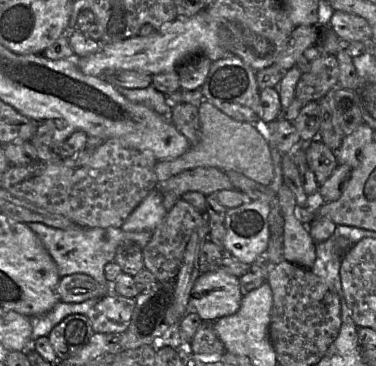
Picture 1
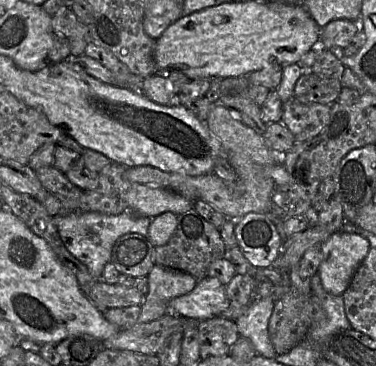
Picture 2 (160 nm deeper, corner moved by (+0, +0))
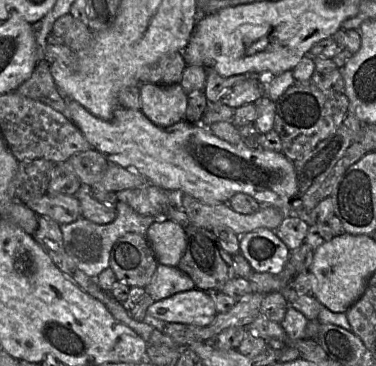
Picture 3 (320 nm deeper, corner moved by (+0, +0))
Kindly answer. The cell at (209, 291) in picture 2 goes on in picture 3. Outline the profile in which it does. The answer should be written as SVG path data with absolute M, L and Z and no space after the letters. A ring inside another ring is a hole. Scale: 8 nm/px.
M198 288L154 301L147 310L147 315L156 319L194 326L209 325L216 314L213 298Z

